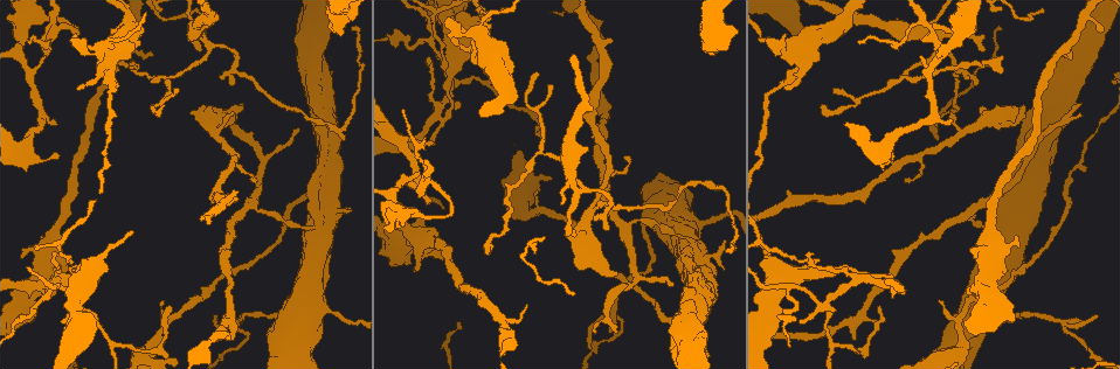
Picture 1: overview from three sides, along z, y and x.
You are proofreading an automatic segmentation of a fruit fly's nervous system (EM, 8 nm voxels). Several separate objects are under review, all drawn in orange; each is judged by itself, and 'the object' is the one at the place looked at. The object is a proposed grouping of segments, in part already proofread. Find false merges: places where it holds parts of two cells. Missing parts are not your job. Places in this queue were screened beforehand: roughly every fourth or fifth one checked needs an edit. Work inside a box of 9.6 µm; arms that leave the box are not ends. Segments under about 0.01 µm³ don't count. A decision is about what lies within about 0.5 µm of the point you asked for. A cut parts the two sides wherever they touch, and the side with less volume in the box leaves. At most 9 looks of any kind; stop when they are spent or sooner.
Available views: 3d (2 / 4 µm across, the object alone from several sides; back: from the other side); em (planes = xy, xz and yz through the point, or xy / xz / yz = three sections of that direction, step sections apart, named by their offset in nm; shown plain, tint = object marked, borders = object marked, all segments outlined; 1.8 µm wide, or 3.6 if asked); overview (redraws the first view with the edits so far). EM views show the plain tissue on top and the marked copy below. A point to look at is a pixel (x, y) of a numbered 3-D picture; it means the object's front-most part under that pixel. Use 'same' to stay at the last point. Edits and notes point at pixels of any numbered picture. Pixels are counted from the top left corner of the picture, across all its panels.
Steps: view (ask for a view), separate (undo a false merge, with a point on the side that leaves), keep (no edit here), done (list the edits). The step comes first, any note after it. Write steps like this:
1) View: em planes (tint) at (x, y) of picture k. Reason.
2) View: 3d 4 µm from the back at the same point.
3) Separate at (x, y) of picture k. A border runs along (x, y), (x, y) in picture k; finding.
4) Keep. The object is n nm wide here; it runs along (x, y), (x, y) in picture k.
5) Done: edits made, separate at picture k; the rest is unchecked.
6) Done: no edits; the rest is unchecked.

View: 3d 2 µm at (458, 30) of picture 1.

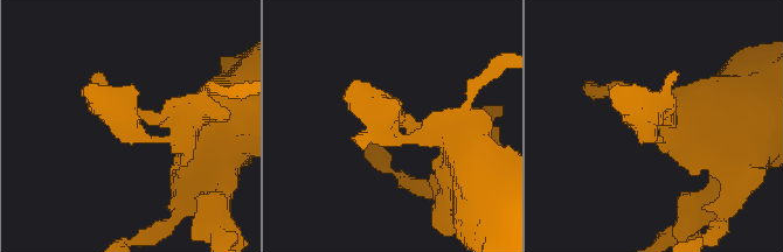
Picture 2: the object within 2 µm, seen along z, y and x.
View: em yz step 16 (tint) at (397, 128) of picture 2.

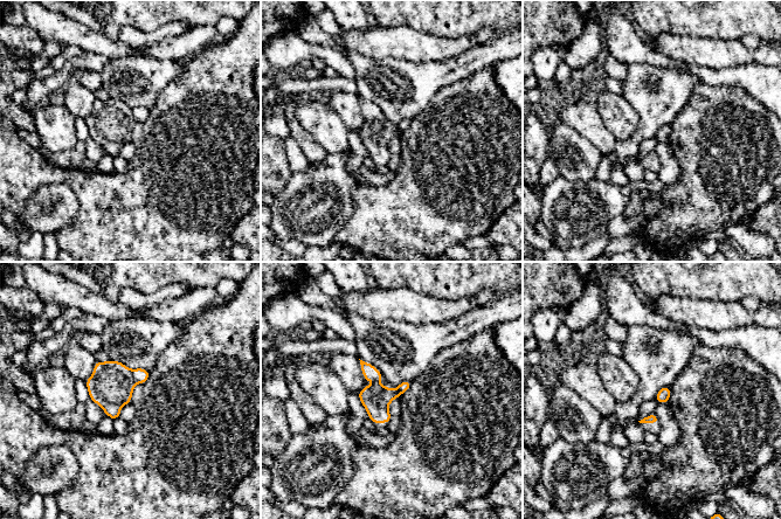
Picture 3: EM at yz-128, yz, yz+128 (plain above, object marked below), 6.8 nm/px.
View: em planes (tint) at the same point. Another direction.

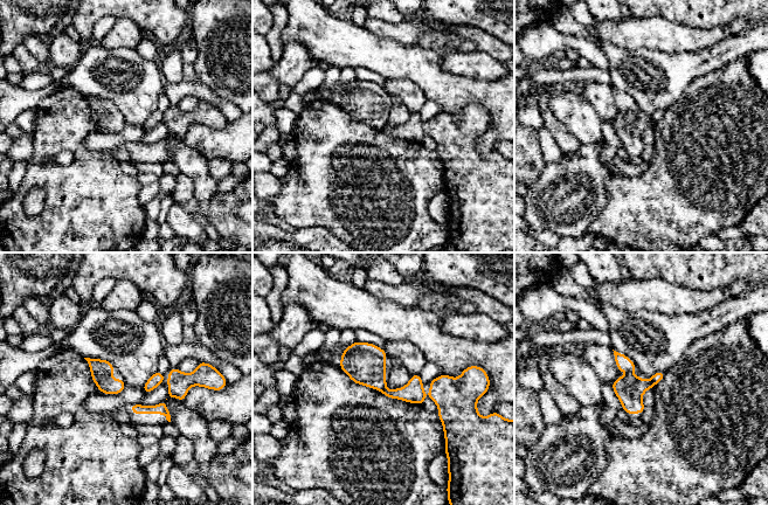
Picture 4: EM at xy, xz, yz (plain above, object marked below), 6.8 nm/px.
Separate at (629, 389) of picture 4. A border runs along (650, 380), (652, 385) in picture 4; two cells meet here.

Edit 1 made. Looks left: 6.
View: overview. Redraw.

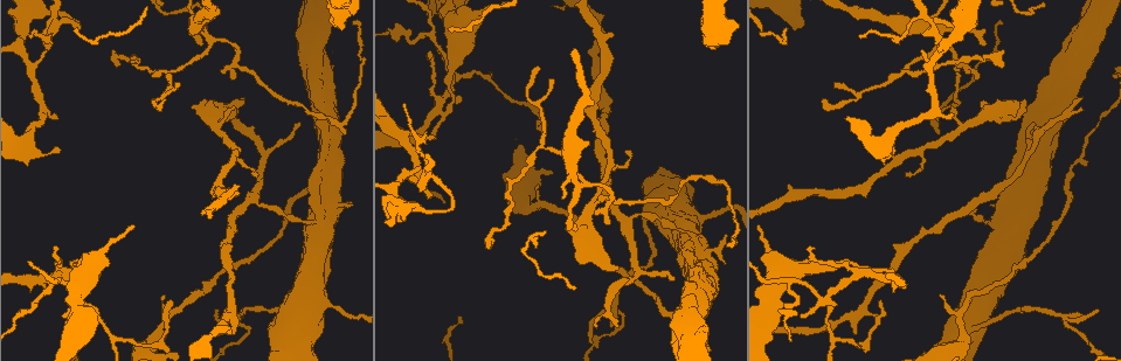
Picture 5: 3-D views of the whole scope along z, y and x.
View: em 3.6 µm planes (tint) at (695, 242) of picture 5. Side arm on a straight run.

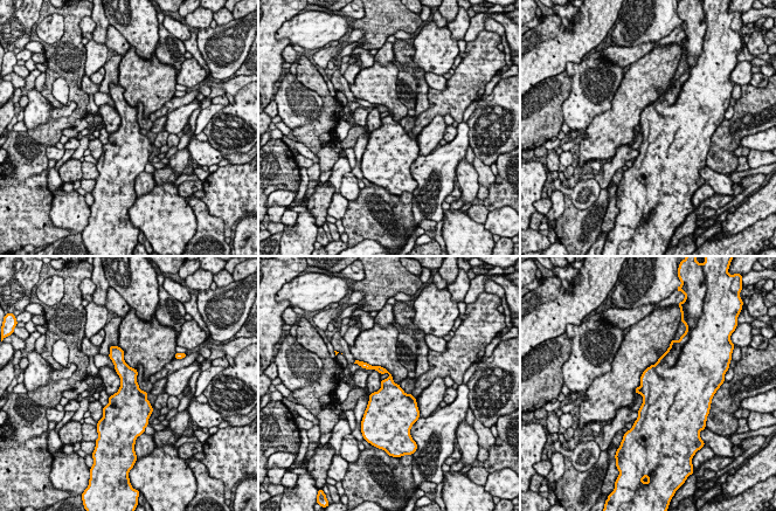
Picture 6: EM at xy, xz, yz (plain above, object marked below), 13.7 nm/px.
Separate at (638, 389) of picture 6. A border runs along (639, 387), (643, 394) in picture 6; a second cell is stuck on.

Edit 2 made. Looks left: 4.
View: overview.

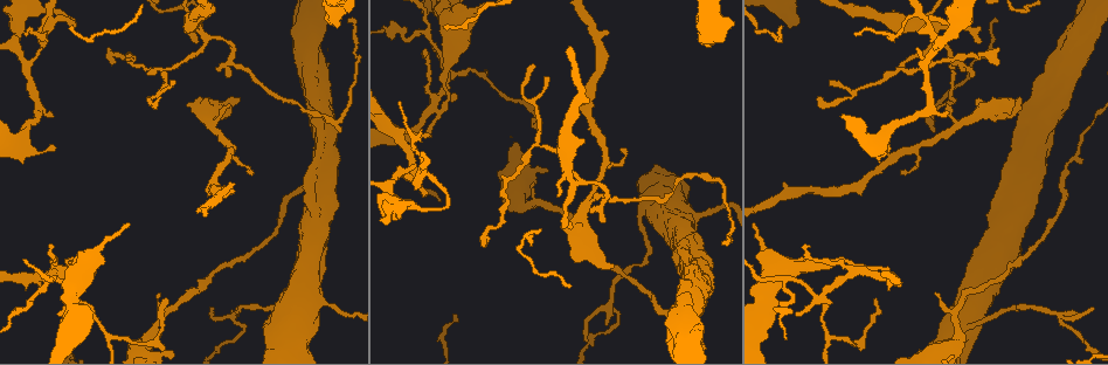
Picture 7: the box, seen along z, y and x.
View: em planes (tint) at (926, 21) of picture 7. Branch point.

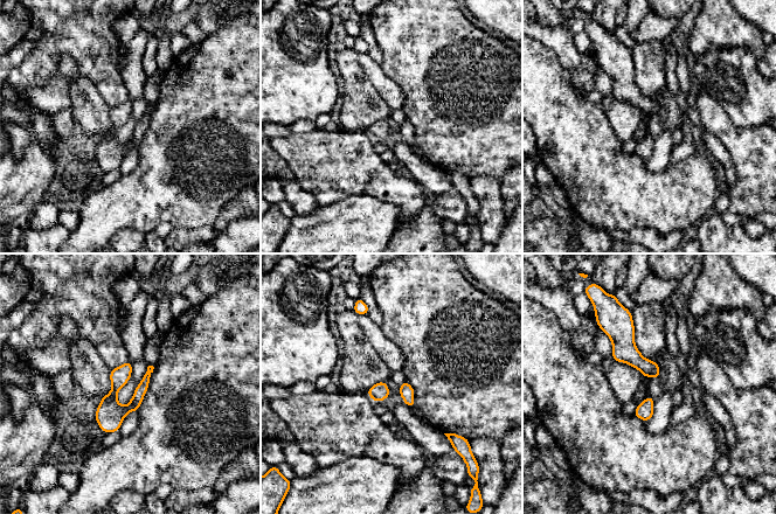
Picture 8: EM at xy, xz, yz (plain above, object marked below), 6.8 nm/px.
Separate at (109, 415) of picture 8. The object is 110 nm wide here; a second cell is stuck on.

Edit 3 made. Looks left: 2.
Done: edits made, separate at picture 4, separate at picture 6, separate at picture 8; the rest is unchecked.

